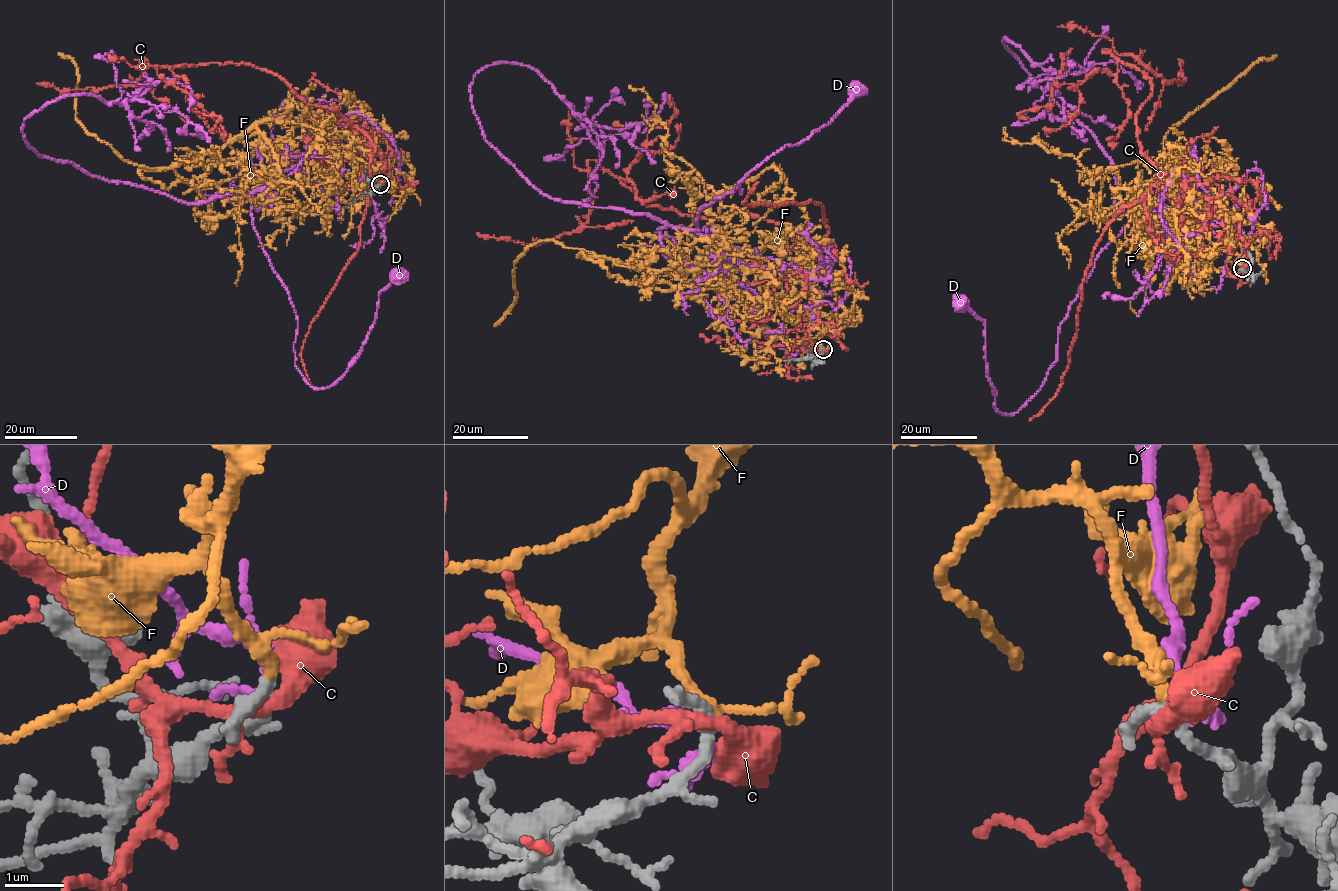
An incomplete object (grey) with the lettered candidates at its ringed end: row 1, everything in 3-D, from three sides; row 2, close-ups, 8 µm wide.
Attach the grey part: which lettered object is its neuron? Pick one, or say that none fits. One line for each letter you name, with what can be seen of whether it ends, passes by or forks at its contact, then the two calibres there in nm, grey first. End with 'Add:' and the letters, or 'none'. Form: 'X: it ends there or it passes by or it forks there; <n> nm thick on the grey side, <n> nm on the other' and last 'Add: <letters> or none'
F: it passes by; 280 nm thick on the grey side, 180 nm on the other
Add: F

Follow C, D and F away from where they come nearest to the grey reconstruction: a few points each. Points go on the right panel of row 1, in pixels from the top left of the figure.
C: (1242, 269), (1243, 240), (1142, 153), (1151, 79), (1102, 51), (1168, 82), (1185, 79), (1178, 58)
D: (1244, 269), (1259, 170), (1198, 211), (1132, 220), (1059, 325), (1042, 385), (1008, 414), (984, 321), (959, 301)
F: (1242, 267), (1226, 219), (1197, 216), (1158, 178), (1181, 156), (1185, 178), (1170, 177), (1164, 139), (1277, 56)

